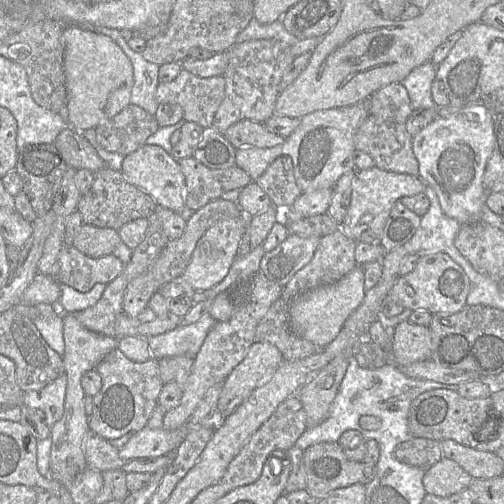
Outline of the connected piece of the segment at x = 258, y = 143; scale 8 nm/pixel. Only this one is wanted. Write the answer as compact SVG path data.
M252 120L236 122L222 134L236 149L241 147L269 148L285 141L285 138L268 130L264 123Z

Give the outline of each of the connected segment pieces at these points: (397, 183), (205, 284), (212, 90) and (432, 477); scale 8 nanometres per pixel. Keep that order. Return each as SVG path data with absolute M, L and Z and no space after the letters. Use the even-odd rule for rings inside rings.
M377 166L354 171L351 201L340 229L354 241L359 241L360 234L369 229L376 235L377 242L380 242L383 228L394 203L402 197L414 196L424 192L427 184L419 176L391 172Z
M241 214L238 218L225 218L214 223L199 239L181 279L193 292L211 289L227 275L238 256L238 247L251 217Z
M181 69L171 82L159 82L155 99L159 104L178 104L183 109L183 120L196 122L203 128L212 127L225 95L222 75L202 78Z
M442 457L425 470L422 482L427 494L449 497L469 488L472 480L458 463Z

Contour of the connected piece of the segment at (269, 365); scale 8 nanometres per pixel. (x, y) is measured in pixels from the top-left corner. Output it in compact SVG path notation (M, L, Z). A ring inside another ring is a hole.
M254 342L246 357L222 383L218 400L220 414L227 418L262 385L284 361L279 349L269 342Z

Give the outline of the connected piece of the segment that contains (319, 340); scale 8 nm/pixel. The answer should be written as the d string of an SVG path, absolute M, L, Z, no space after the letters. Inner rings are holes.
M357 264L338 281L317 286L297 296L289 306L290 327L300 337L323 349L337 337L346 319L362 303L365 292L364 270Z

